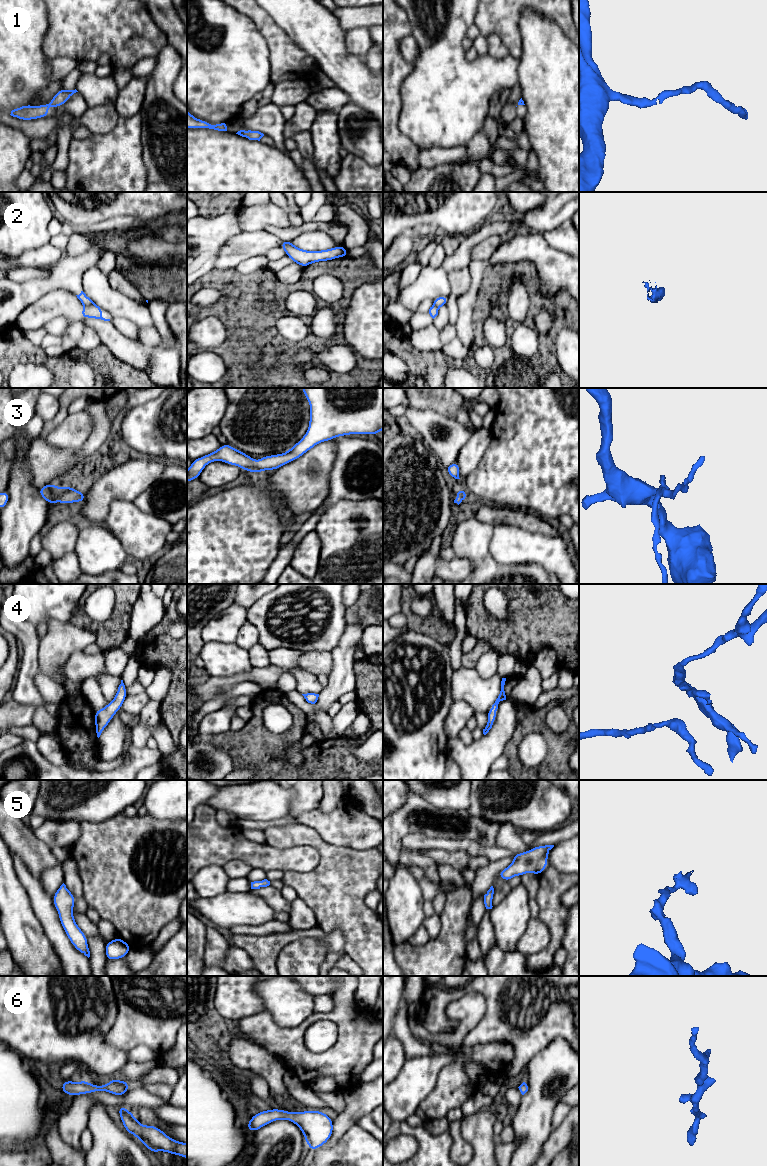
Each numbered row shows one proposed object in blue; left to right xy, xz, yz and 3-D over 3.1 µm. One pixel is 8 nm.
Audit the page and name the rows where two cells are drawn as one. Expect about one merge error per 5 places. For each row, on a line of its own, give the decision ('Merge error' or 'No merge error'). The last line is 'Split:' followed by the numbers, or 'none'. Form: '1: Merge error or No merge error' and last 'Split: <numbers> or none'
1: No merge error
2: Merge error
3: No merge error
4: No merge error
5: No merge error
6: No merge error
Split: 2

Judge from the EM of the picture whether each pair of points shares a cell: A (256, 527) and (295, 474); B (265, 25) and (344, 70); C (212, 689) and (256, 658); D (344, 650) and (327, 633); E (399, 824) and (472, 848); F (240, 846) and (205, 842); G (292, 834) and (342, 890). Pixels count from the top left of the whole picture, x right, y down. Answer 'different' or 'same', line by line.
A: different
B: different
C: different
D: different
E: different
F: same
G: same

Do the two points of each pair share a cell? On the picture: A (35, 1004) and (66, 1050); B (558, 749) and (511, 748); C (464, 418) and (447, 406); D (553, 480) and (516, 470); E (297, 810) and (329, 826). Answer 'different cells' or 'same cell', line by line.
A: same cell
B: same cell
C: same cell
D: same cell
E: different cells

